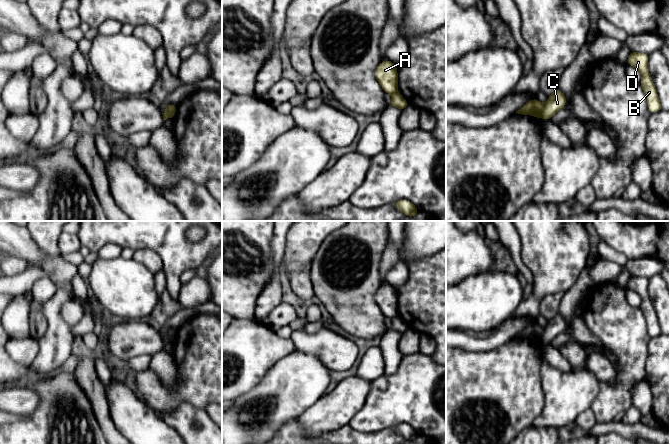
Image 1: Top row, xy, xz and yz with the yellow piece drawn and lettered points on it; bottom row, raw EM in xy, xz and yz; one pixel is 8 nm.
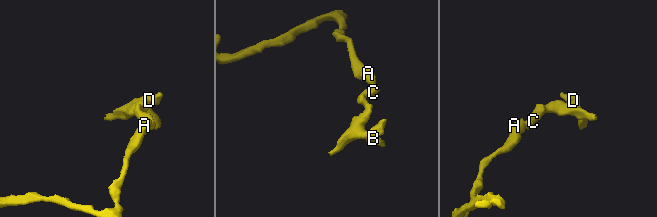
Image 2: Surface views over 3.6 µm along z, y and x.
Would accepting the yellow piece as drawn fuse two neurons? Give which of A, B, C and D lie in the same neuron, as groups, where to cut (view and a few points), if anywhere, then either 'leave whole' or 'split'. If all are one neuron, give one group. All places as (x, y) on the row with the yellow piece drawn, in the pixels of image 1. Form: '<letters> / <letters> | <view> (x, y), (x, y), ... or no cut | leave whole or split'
A / B C D | yz (544, 104), (541, 110), (541, 117) | split

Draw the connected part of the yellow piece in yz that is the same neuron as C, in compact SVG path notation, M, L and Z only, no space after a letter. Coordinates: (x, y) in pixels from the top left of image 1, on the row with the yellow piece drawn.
M557 88L544 104L542 115L543 119L551 119L561 108L566 105L566 97L563 92Z

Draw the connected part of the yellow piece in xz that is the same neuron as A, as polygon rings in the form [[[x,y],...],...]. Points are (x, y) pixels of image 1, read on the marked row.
[[[390,60],[380,62],[376,69],[375,77],[385,93],[393,95],[398,92],[397,67]]]

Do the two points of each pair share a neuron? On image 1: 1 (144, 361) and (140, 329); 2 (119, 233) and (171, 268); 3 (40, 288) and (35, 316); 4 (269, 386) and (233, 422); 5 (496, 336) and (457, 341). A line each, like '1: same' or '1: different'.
1: different
2: same
3: same
4: same
5: same

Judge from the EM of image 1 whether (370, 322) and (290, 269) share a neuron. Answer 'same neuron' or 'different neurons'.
different neurons

